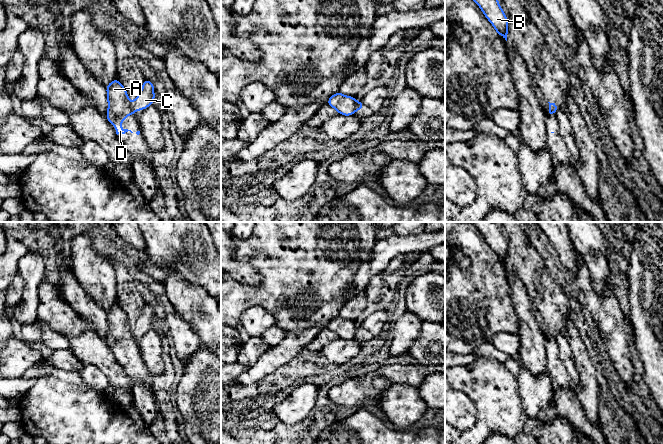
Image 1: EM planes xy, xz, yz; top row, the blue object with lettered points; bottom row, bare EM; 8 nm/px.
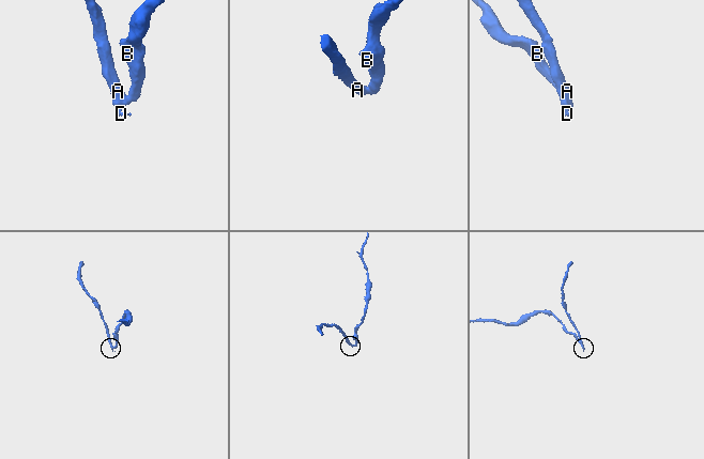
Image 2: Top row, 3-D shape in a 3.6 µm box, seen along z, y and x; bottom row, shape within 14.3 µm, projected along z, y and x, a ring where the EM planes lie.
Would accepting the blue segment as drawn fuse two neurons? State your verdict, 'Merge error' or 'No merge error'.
Merge error

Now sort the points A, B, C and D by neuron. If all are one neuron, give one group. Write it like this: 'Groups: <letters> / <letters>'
Groups: A D / B C

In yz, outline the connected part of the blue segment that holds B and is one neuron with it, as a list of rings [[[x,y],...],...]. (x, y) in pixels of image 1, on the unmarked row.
[[[470,222],[481,232],[485,241],[492,247],[496,257],[506,265],[508,259],[508,243],[500,231],[497,222]]]

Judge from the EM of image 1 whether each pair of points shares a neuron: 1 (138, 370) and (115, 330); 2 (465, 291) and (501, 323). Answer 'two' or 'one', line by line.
1: one
2: one

